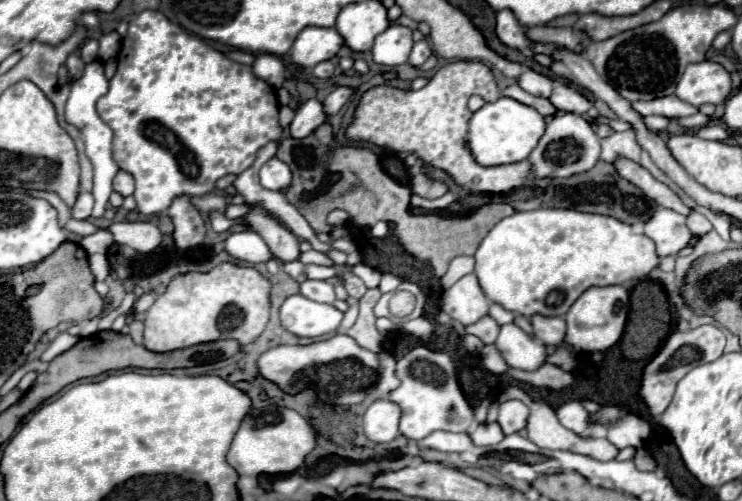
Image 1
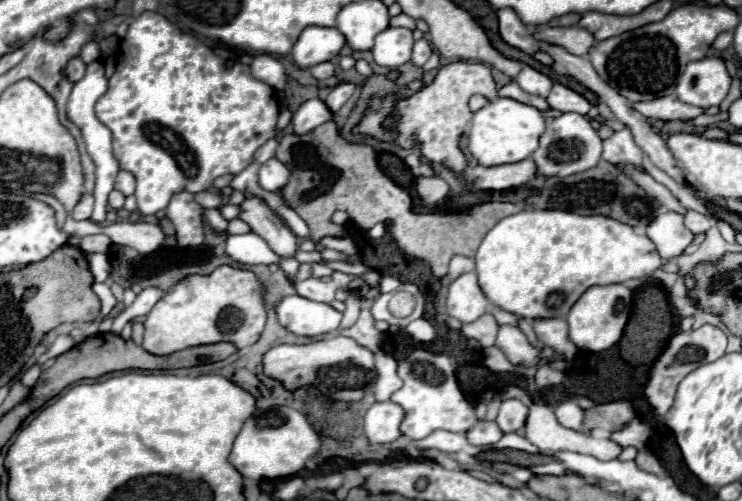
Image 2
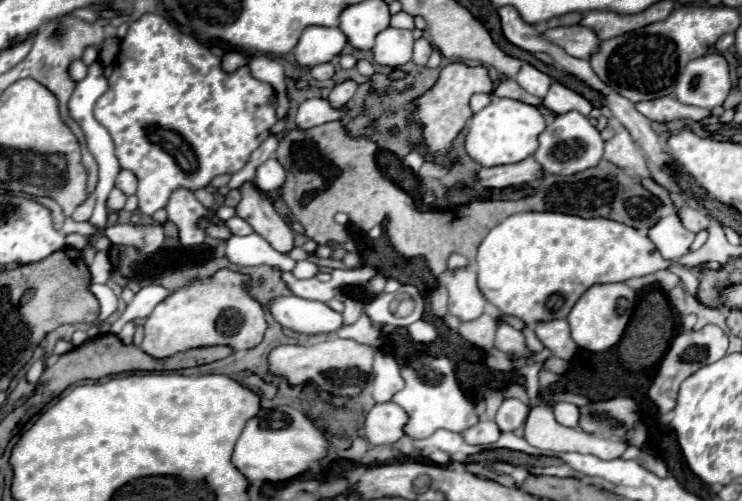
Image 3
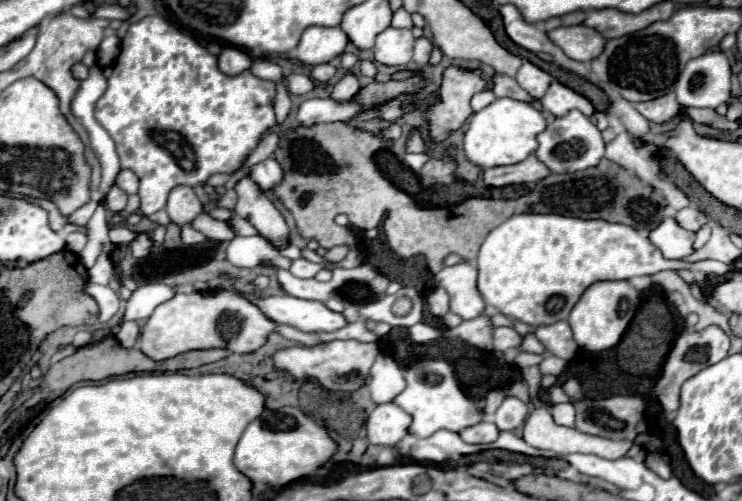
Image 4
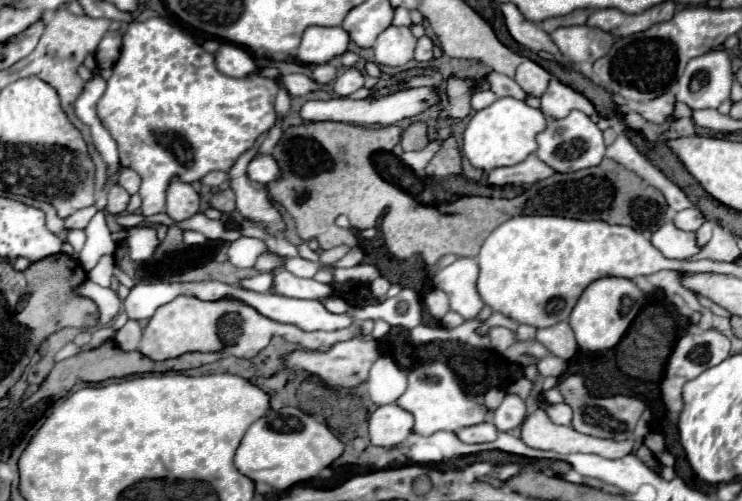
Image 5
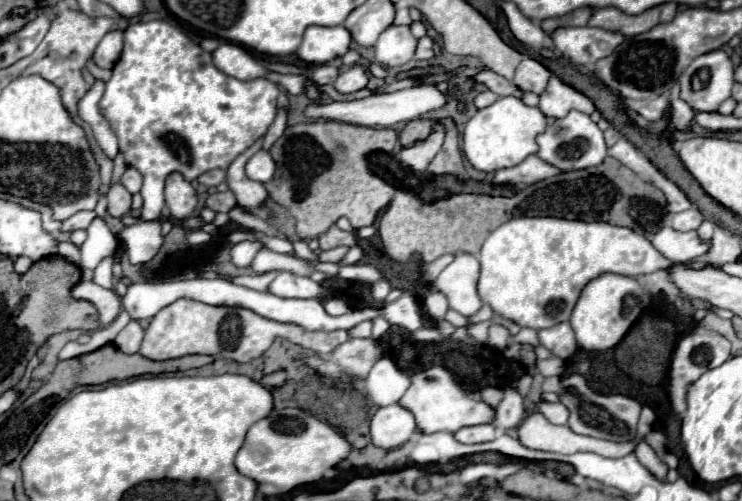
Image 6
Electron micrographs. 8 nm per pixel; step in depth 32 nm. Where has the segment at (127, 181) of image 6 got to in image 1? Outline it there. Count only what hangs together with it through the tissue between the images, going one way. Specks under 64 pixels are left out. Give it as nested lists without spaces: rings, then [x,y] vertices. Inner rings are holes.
[[[120,170],[116,174],[116,178],[114,178],[114,190],[120,192],[122,196],[130,196],[134,192],[134,178],[132,178],[132,174]]]

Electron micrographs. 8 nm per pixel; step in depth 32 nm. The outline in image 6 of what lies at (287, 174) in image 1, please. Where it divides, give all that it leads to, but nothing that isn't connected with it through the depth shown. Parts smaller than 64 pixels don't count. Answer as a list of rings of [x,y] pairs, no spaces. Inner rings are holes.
[[[260,150],[256,152],[248,162],[246,162],[246,176],[250,180],[256,180],[256,182],[268,182],[272,176],[274,176],[274,170],[276,170],[276,164],[270,156],[270,152],[266,150]]]

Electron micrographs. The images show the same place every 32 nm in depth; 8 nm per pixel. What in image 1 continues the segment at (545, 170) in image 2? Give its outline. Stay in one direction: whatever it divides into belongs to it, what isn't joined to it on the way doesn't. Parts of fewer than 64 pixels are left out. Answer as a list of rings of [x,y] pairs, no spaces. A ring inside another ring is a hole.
[[[558,114],[546,126],[544,136],[540,138],[538,146],[532,150],[532,178],[558,178],[558,176],[572,176],[590,170],[600,160],[600,138],[592,130],[590,122],[580,114]]]

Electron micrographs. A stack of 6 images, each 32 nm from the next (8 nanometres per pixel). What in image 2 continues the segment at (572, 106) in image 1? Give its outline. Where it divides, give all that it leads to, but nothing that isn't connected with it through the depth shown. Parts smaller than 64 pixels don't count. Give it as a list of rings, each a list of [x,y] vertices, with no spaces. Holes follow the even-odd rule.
[[[554,84],[548,98],[546,98],[548,106],[552,110],[558,110],[558,112],[578,112],[578,114],[588,114],[588,110],[592,108],[592,104],[580,96],[578,92],[562,86],[562,84]]]

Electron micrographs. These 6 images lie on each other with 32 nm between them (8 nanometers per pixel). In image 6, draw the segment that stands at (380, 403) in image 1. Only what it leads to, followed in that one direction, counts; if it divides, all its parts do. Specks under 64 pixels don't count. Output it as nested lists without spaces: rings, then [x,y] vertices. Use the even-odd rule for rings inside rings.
[[[400,404],[380,408],[370,422],[372,442],[378,448],[394,450],[406,444],[418,432],[416,418]]]

